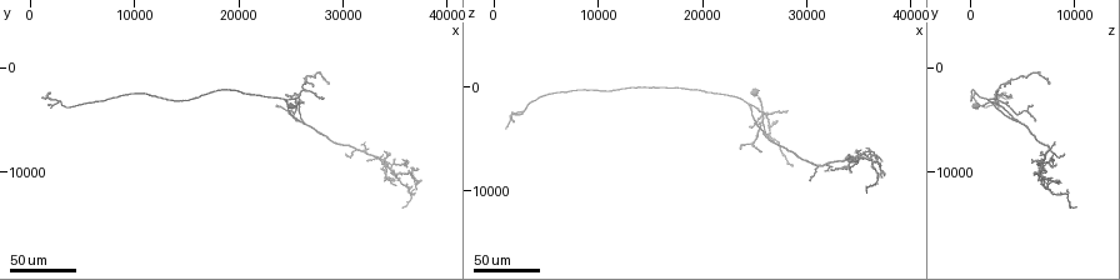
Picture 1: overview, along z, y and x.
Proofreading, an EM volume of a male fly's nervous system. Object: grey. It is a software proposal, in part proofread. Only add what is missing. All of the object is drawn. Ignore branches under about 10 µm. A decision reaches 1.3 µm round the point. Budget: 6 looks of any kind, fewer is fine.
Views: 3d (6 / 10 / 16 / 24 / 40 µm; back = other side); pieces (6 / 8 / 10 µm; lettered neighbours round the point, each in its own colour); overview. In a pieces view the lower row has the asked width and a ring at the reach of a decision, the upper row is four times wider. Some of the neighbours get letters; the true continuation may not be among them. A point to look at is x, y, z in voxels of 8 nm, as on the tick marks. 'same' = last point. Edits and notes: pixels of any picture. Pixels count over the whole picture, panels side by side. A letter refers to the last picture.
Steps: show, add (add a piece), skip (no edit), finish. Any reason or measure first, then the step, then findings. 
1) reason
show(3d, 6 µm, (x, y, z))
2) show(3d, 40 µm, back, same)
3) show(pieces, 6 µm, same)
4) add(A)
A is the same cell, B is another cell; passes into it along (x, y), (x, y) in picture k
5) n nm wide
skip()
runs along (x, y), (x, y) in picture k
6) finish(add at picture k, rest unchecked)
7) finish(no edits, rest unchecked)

show(3d, 24 µm, (35600, 13200, 10400))

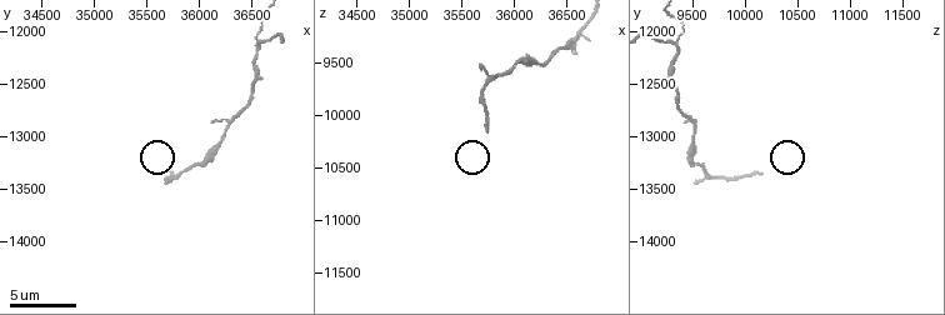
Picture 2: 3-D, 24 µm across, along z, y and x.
show(pieces, 6 µm, (35740, 13320, 10160))

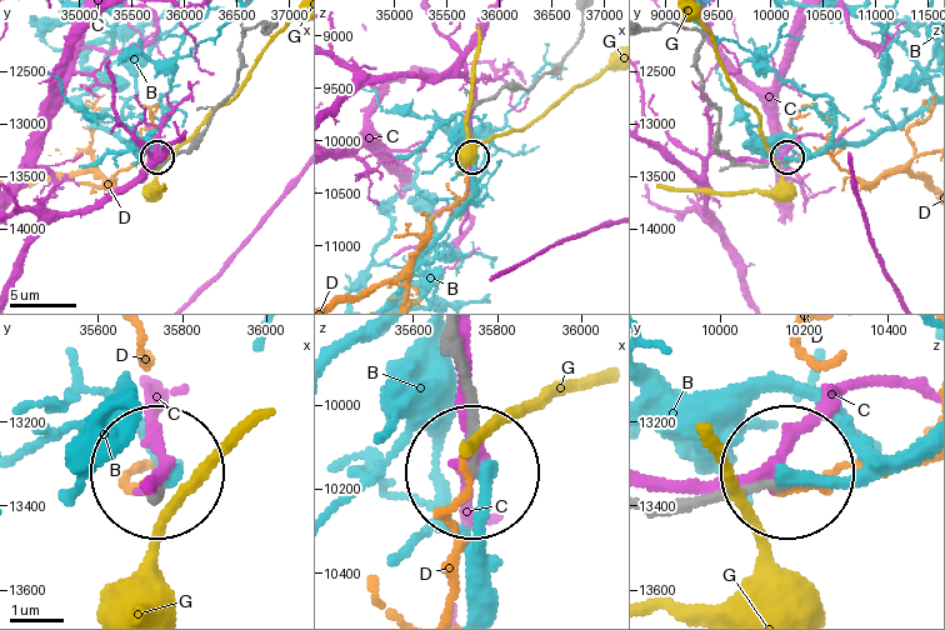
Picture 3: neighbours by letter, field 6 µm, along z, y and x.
150 nm wide
skip()
B, C, D and G are other cells; no lettered piece goes on from it

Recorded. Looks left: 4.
thin end
show(3d, 24 µm, (35000, 11200, 7000))

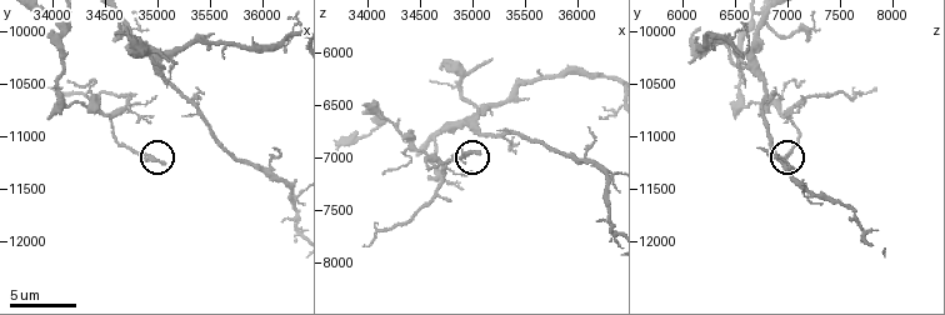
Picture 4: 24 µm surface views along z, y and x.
see the neighbours
show(pieces, 10 µm, (35040, 11240, 6960))

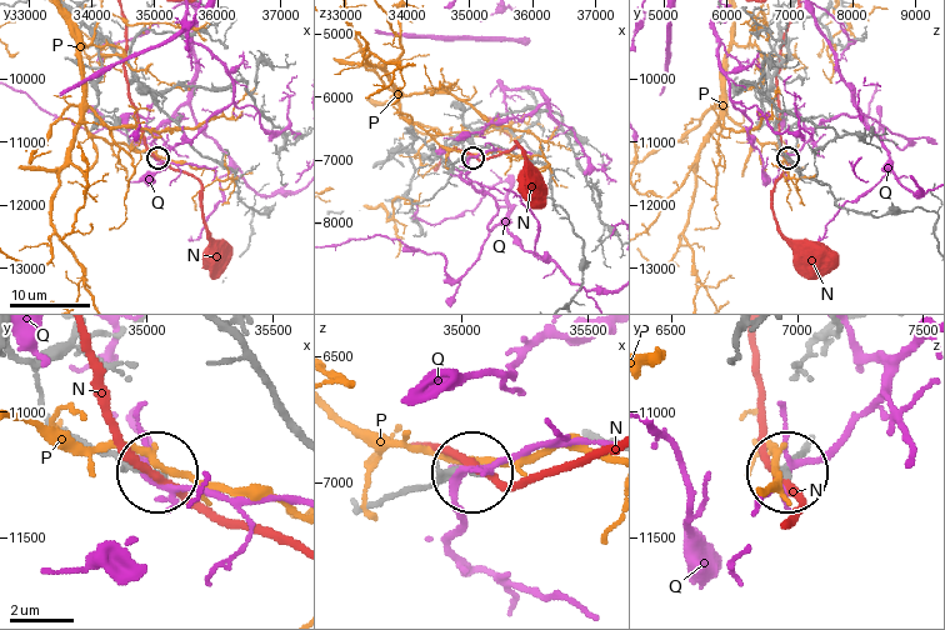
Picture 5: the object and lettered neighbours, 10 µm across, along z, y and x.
skip()
N, P and Q are other cells; none of them fits

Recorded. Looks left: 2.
an open end
show(3d, 24 µm, (32600, 9000, 8000))

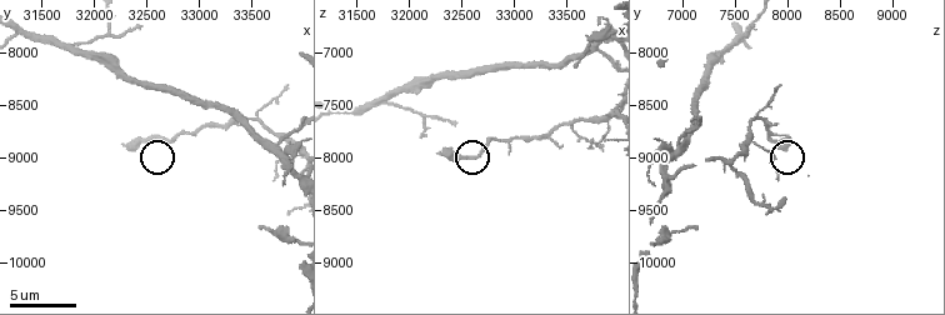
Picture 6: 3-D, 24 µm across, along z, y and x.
show(pieces, 10 µm, (32280, 8900, 7980))

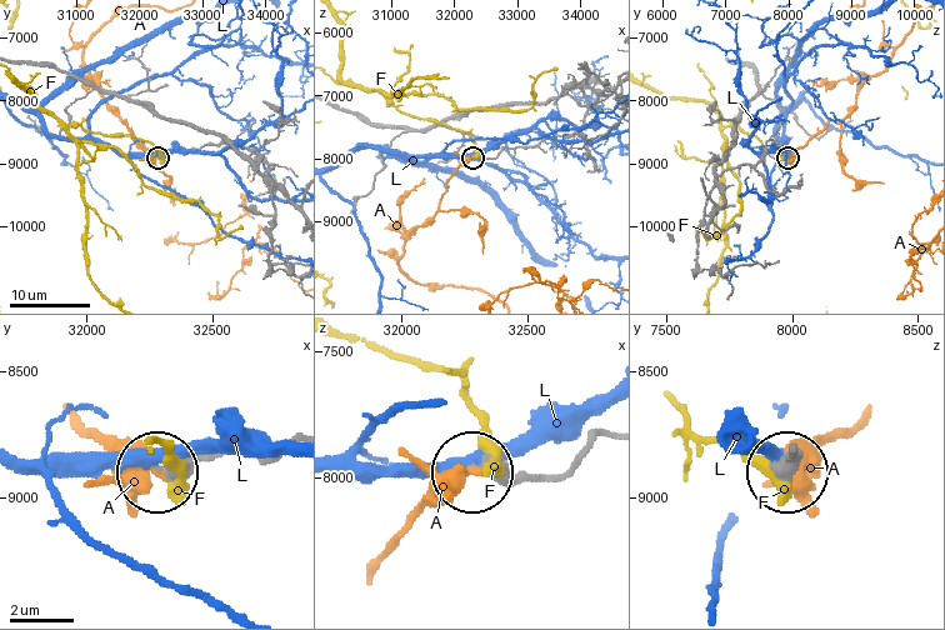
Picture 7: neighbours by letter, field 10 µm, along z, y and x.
skip()
A, F and L are other cells; runs along (606, 436), (550, 478), (471, 469) in picture 7; none of them fits

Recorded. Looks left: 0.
finish(no edits, rest unchecked)

